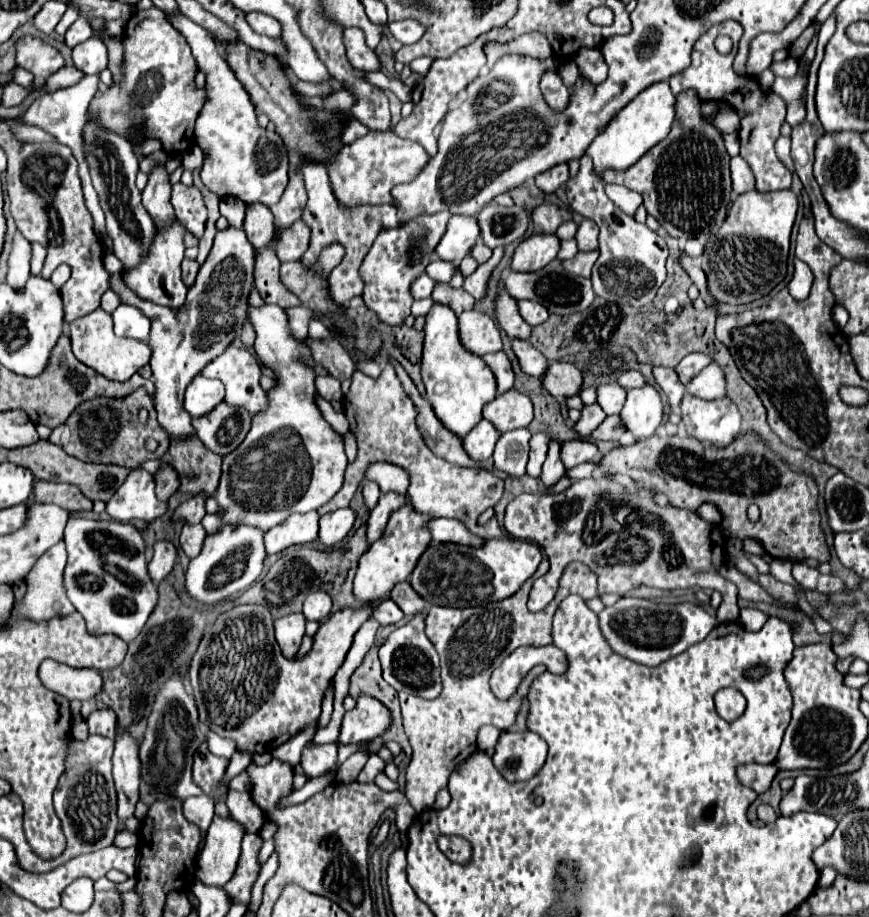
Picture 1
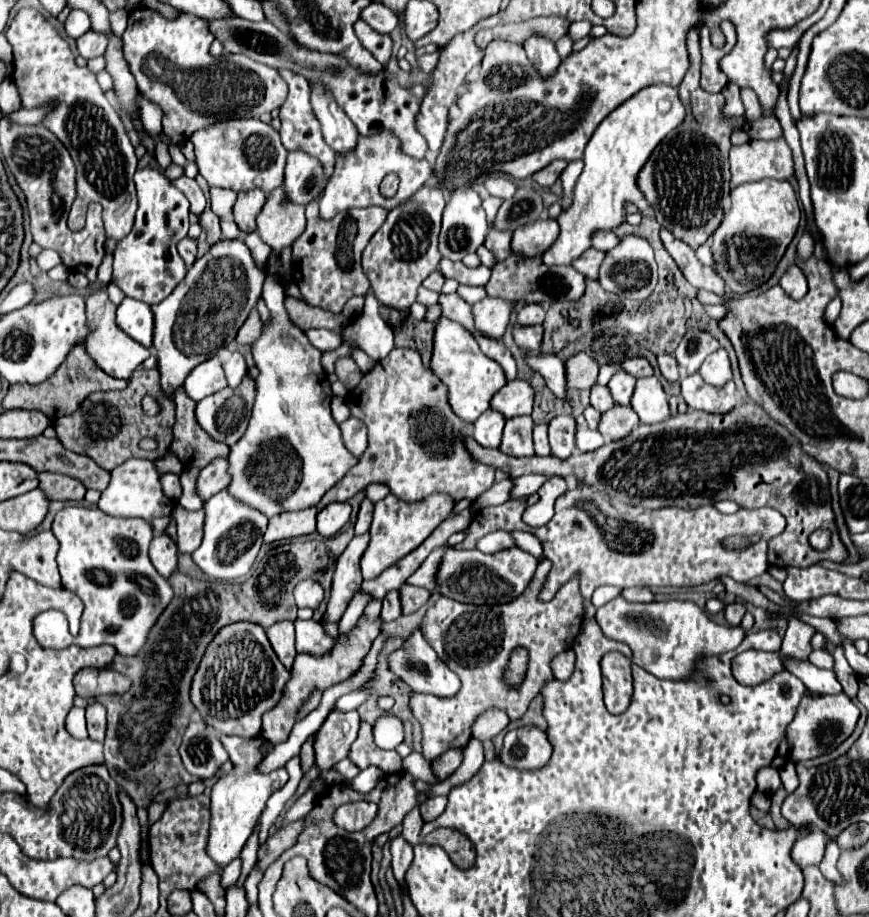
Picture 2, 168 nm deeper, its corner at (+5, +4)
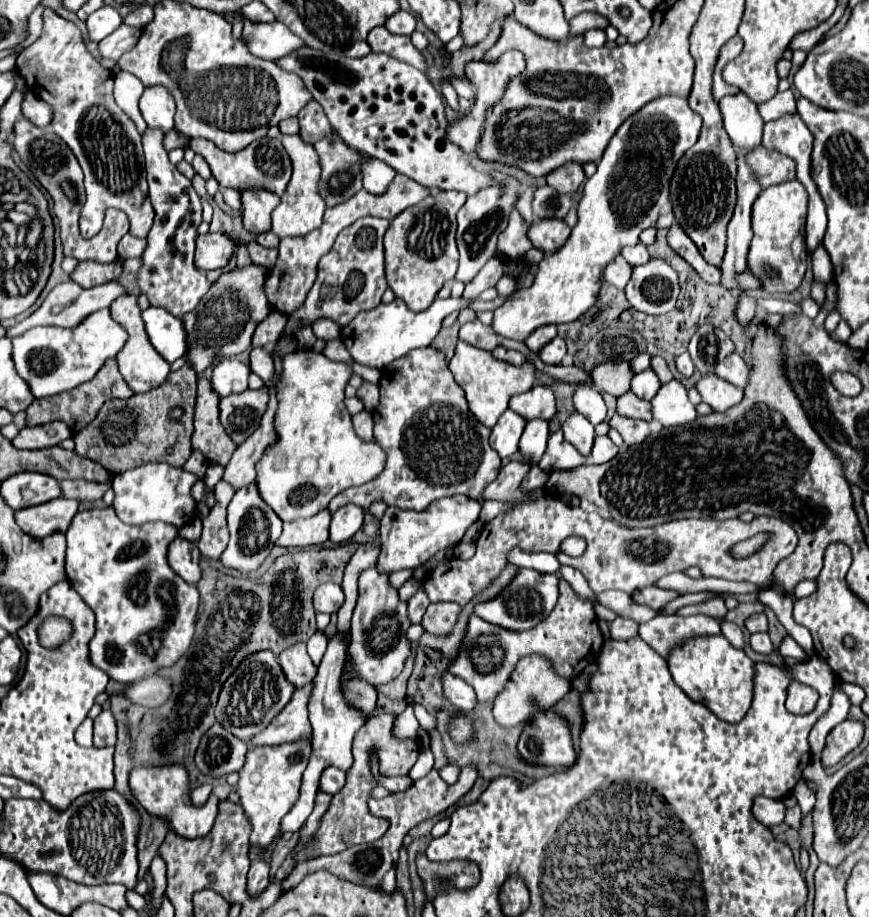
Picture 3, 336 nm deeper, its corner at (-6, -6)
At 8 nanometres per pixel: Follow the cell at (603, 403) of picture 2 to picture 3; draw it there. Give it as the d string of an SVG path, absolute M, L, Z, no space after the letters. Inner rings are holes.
M627 392L617 398L617 414L627 418L651 420L651 404L647 400L637 398L633 392Z

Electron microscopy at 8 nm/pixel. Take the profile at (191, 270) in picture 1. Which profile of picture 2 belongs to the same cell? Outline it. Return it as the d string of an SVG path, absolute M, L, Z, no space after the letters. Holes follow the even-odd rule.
M184 238L180 244L178 244L178 252L180 252L180 256L184 258L184 262L186 262L186 266L190 268L192 264L194 264L194 260L196 260L196 250L198 250L198 240L196 238Z

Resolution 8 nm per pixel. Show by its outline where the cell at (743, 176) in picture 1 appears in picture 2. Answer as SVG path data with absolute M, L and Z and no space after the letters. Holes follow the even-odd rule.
M752 140L730 150L732 182L746 184L762 178L788 180L794 176L792 150L784 140Z

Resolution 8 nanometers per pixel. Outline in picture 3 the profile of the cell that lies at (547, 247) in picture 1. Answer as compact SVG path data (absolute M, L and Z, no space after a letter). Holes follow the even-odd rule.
M537 220L529 230L531 244L541 250L545 256L557 252L569 238L571 228L563 220Z

